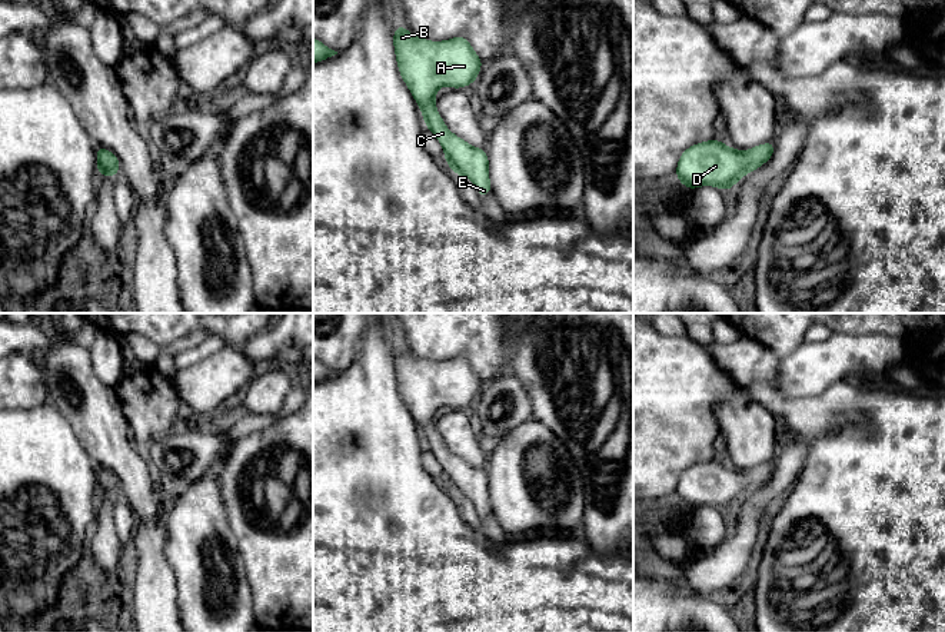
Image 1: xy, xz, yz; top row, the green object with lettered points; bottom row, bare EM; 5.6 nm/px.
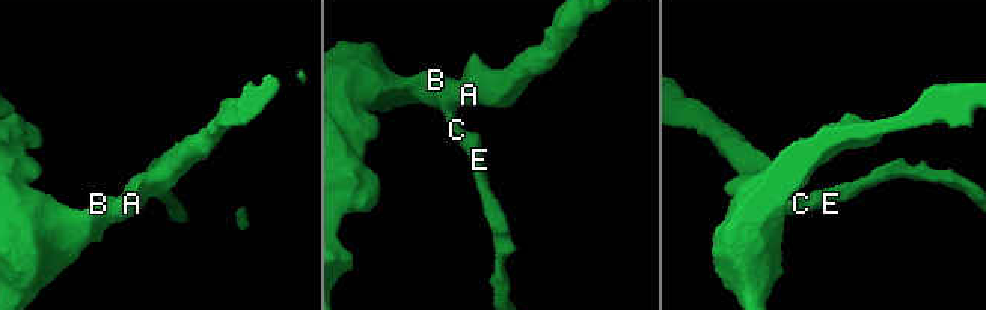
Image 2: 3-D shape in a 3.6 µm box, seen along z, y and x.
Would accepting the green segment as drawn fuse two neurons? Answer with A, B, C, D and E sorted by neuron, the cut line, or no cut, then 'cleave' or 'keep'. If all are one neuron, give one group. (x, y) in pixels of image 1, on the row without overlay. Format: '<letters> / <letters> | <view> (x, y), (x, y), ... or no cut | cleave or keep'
A B C D E | no cut | keep

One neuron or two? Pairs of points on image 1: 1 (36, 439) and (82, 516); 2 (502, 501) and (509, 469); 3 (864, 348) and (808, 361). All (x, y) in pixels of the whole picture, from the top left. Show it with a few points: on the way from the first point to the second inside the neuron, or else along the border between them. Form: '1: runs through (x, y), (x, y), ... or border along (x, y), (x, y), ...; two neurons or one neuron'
1: runs through (36, 458), (73, 498); one neuron
2: runs through (509, 494), (509, 476); one neuron
3: runs through (849, 352), (831, 361), (822, 361); one neuron

